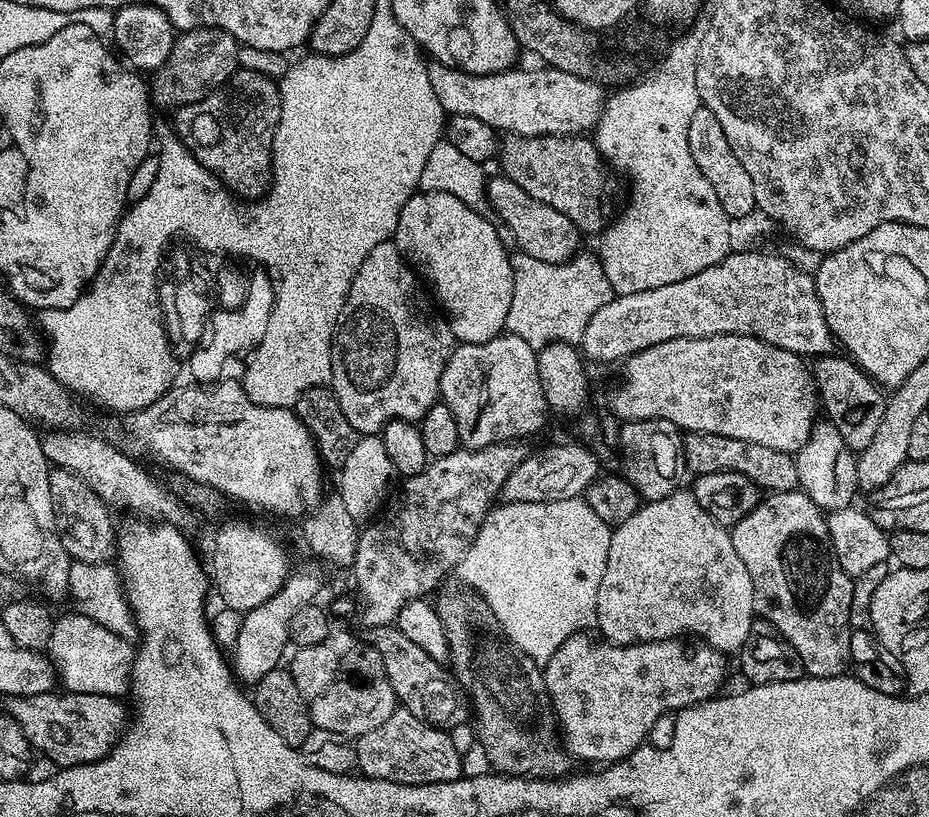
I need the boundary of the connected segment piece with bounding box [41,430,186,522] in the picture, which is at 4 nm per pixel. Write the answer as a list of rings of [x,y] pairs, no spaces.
[[[74,430],[66,438],[41,439],[43,453],[51,465],[77,474],[113,509],[136,512],[142,518],[178,522],[186,513],[185,505],[164,485],[156,482],[142,467],[114,445],[82,430]]]

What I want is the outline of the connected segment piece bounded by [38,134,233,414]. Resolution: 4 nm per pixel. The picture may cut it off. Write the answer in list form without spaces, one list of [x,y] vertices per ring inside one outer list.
[[[169,134],[161,140],[159,137],[158,144],[161,144],[161,148],[158,149],[160,161],[156,187],[146,202],[137,200],[132,204],[134,212],[125,211],[121,216],[114,242],[92,283],[70,306],[41,311],[40,320],[38,316],[39,327],[42,332],[44,327],[43,335],[46,337],[46,367],[52,377],[63,384],[69,393],[77,397],[89,396],[116,412],[124,412],[123,414],[131,414],[139,408],[150,406],[152,400],[162,398],[174,384],[168,349],[164,345],[159,324],[156,324],[152,302],[152,271],[156,266],[158,245],[175,232],[185,233],[206,244],[206,226],[210,226],[214,220],[222,220],[222,214],[228,210],[233,195],[212,171],[198,162],[198,158],[179,136]]]

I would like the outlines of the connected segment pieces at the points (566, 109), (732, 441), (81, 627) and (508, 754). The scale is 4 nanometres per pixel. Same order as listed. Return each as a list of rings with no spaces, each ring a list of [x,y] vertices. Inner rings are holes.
[[[432,62],[428,73],[434,95],[449,117],[470,115],[500,134],[579,136],[595,129],[606,99],[605,89],[597,81],[551,66],[520,67],[479,76],[450,64]]]
[[[689,432],[683,437],[681,446],[684,462],[695,475],[716,471],[736,472],[747,477],[753,485],[770,492],[793,491],[797,487],[796,461],[789,452],[709,432]]]
[[[75,610],[69,612],[69,616],[62,618],[60,616],[55,621],[50,641],[50,659],[58,673],[59,683],[70,692],[102,694],[103,696],[115,696],[117,698],[123,697],[123,692],[125,695],[129,691],[132,679],[133,645],[118,634],[111,633],[105,626],[100,626],[98,622],[84,617],[82,613]]]
[[[450,584],[439,589],[434,607],[438,618],[442,618],[442,626],[448,635],[451,671],[474,709],[474,724],[476,720],[476,732],[480,735],[484,756],[492,767],[489,769],[502,776],[529,776],[532,780],[558,780],[567,777],[573,771],[574,760],[562,747],[558,721],[552,699],[548,697],[541,665],[520,651],[504,635],[498,618],[494,618],[490,606],[483,598],[467,586]]]

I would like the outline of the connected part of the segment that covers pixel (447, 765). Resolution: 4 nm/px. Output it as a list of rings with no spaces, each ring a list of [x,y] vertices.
[[[397,707],[394,714],[390,714],[390,718],[386,718],[386,722],[382,722],[382,726],[374,726],[374,730],[370,730],[366,734],[355,737],[356,745],[356,768],[370,780],[389,780],[390,782],[398,782],[399,784],[437,784],[438,782],[450,782],[451,780],[461,779],[460,772],[460,752],[456,749],[456,744],[447,736],[443,727],[435,724],[427,724],[422,718],[418,718],[405,708]]]

